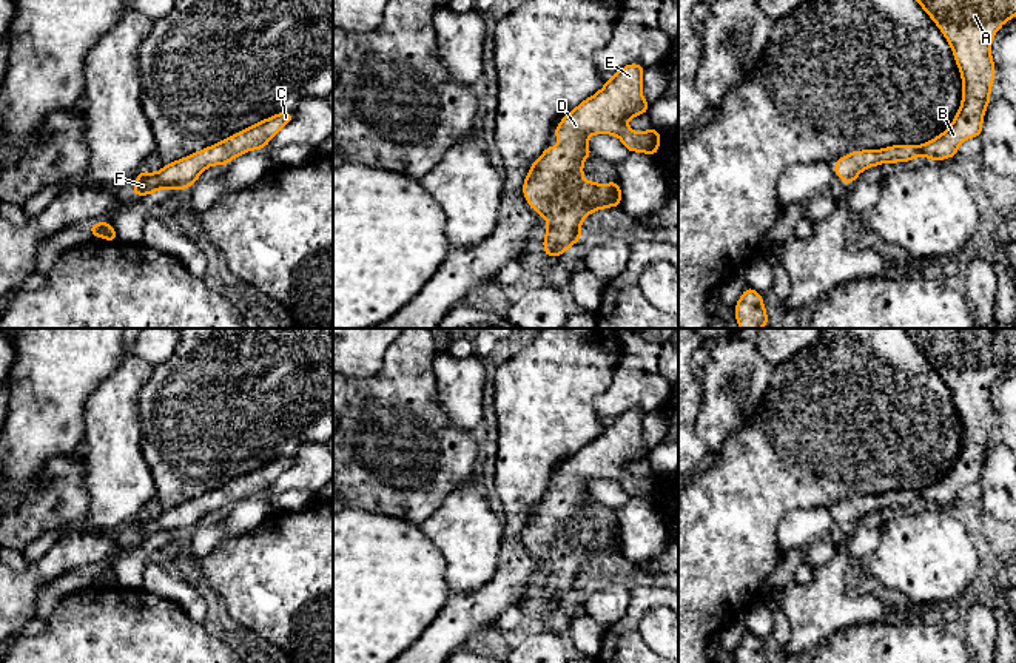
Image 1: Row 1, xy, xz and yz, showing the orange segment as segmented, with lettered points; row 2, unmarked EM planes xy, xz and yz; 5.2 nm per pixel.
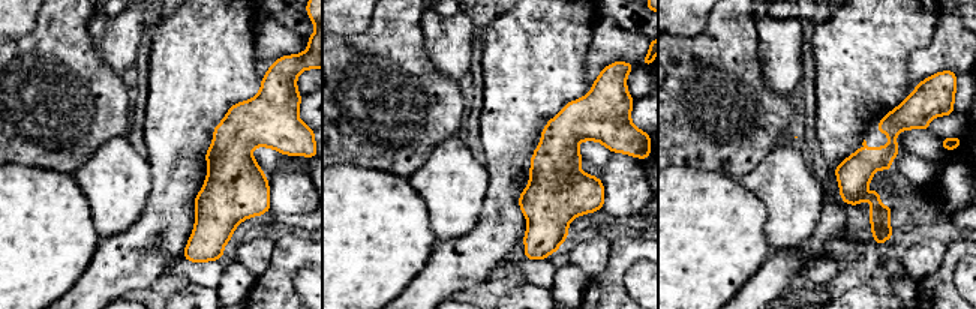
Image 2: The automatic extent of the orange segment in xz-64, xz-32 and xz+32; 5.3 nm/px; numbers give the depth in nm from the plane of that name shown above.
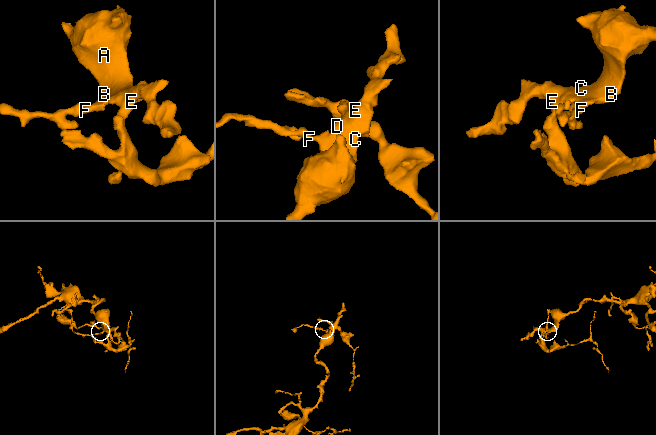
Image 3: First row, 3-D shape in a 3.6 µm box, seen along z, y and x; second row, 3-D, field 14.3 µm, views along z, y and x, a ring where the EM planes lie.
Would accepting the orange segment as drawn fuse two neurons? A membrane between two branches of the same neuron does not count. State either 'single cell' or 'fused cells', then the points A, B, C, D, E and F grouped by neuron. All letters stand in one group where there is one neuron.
single cell; A B C D E F

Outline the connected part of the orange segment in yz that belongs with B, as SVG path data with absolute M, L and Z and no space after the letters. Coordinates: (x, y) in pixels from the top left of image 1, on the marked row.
M917 0L931 20L950 43L957 68L962 76L962 103L948 126L940 136L923 145L893 145L883 150L853 151L836 160L833 173L842 176L840 185L856 182L857 176L868 167L879 163L910 162L917 156L927 156L930 160L944 160L957 154L959 145L970 137L979 137L985 108L990 103L990 91L994 79L994 62L991 59L991 39L999 28L1016 15L1016 0Z

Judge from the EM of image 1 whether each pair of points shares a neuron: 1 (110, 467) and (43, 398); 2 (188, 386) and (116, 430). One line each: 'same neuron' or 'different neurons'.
1: different neurons
2: different neurons

